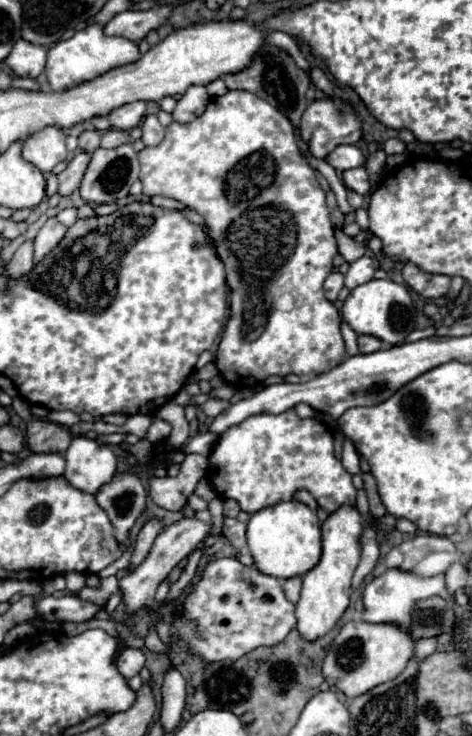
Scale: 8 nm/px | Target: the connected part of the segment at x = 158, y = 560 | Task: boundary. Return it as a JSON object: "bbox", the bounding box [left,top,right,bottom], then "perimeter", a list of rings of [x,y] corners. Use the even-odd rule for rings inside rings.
{"bbox":[120,517,212,615],"perimeter":[[[182,517],[180,521],[172,523],[170,527],[166,527],[154,541],[154,547],[150,551],[150,555],[146,557],[146,561],[128,577],[120,579],[120,591],[122,591],[122,603],[124,603],[124,611],[128,615],[140,611],[146,605],[152,605],[154,601],[154,593],[158,589],[158,585],[170,575],[170,571],[182,561],[186,559],[212,531],[212,523],[204,523],[196,517]]]}

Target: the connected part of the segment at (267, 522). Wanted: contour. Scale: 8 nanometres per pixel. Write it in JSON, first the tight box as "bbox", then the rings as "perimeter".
{"bbox":[246,501,320,579],"perimeter":[[[280,501],[252,513],[246,539],[256,567],[278,579],[304,575],[320,561],[320,519],[314,509],[300,501]]]}

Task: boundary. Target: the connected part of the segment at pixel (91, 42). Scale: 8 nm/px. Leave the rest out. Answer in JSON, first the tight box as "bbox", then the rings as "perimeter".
{"bbox":[46,25,140,91],"perimeter":[[[90,25],[82,31],[78,31],[74,37],[66,41],[58,41],[48,51],[48,63],[46,63],[46,75],[52,91],[64,91],[78,83],[90,81],[98,75],[104,75],[106,71],[128,65],[132,61],[140,59],[138,45],[134,41],[128,41],[126,37],[106,37],[100,25]]]}

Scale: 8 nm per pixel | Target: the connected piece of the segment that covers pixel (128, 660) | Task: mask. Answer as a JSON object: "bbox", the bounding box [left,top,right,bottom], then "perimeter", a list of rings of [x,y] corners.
{"bbox":[116,649,146,679],"perimeter":[[[124,649],[120,653],[118,661],[116,661],[116,667],[122,673],[122,677],[130,679],[130,677],[140,673],[140,669],[144,667],[144,661],[146,661],[146,657],[144,657],[142,651],[138,651],[138,649]]]}

